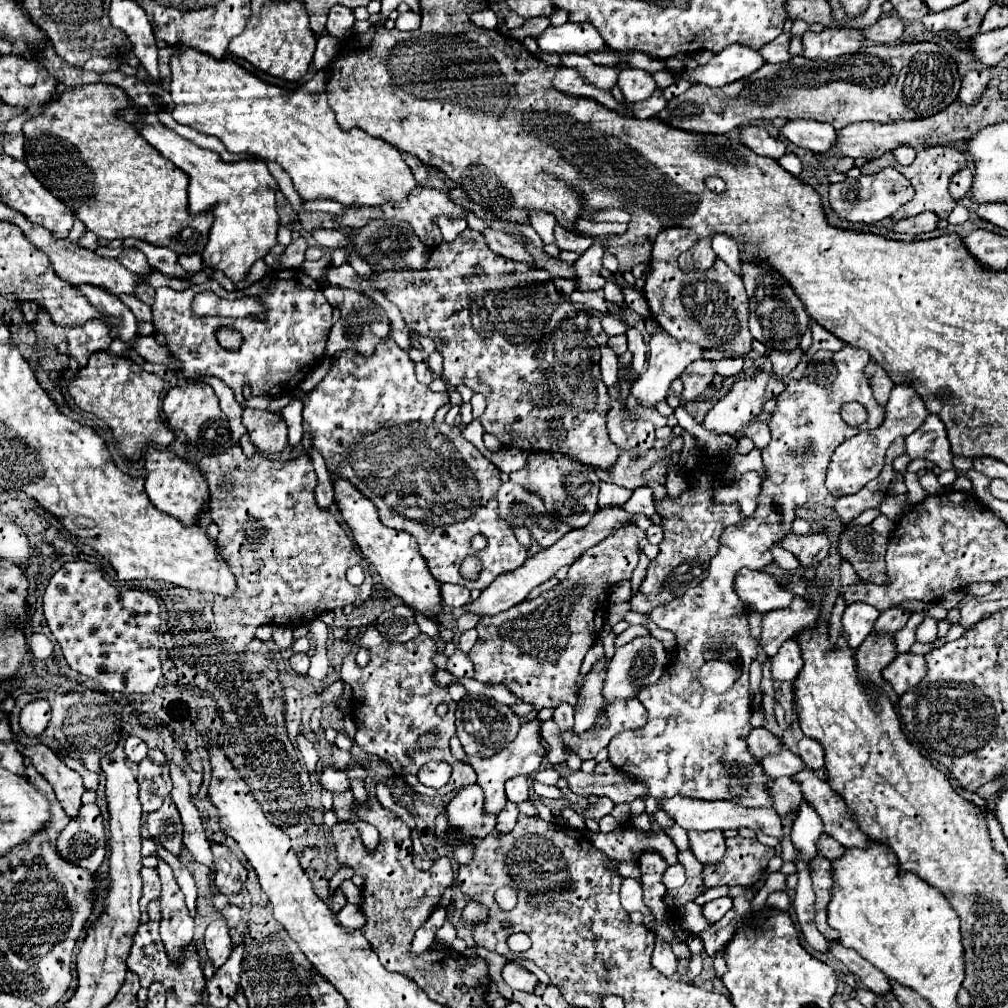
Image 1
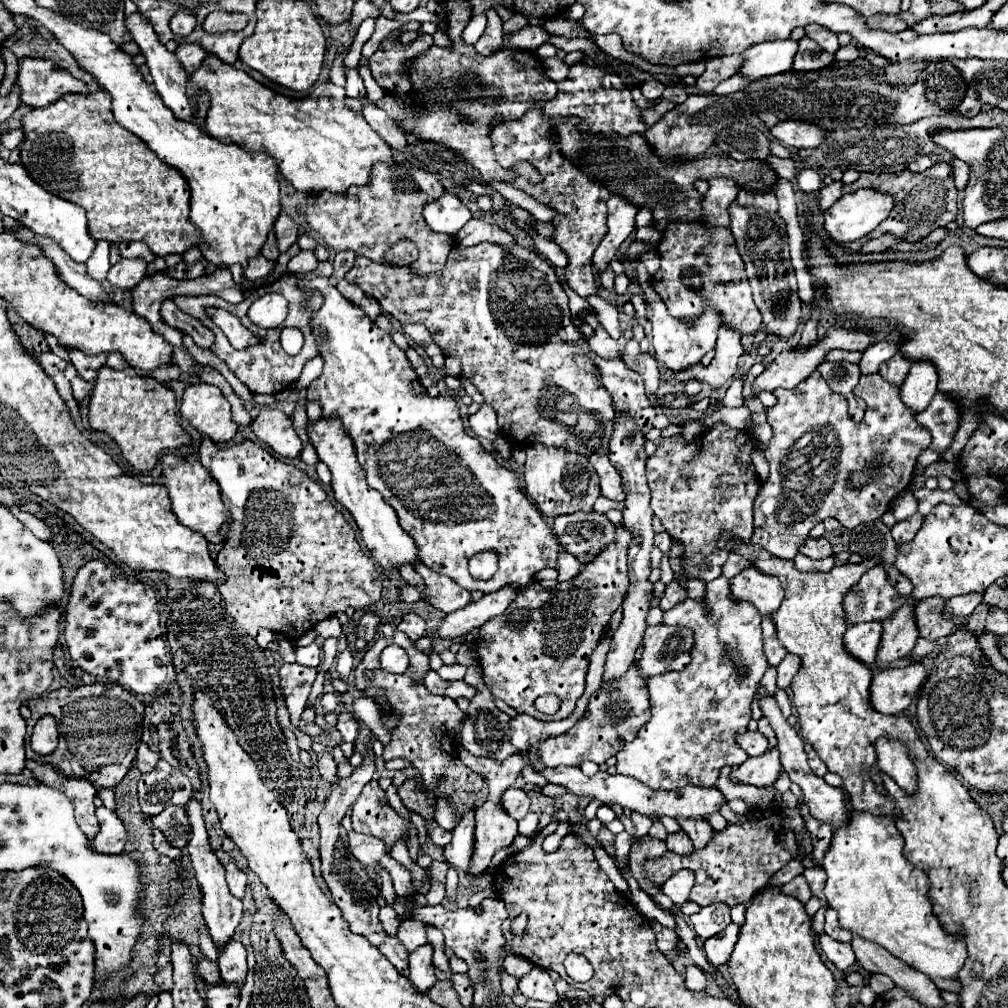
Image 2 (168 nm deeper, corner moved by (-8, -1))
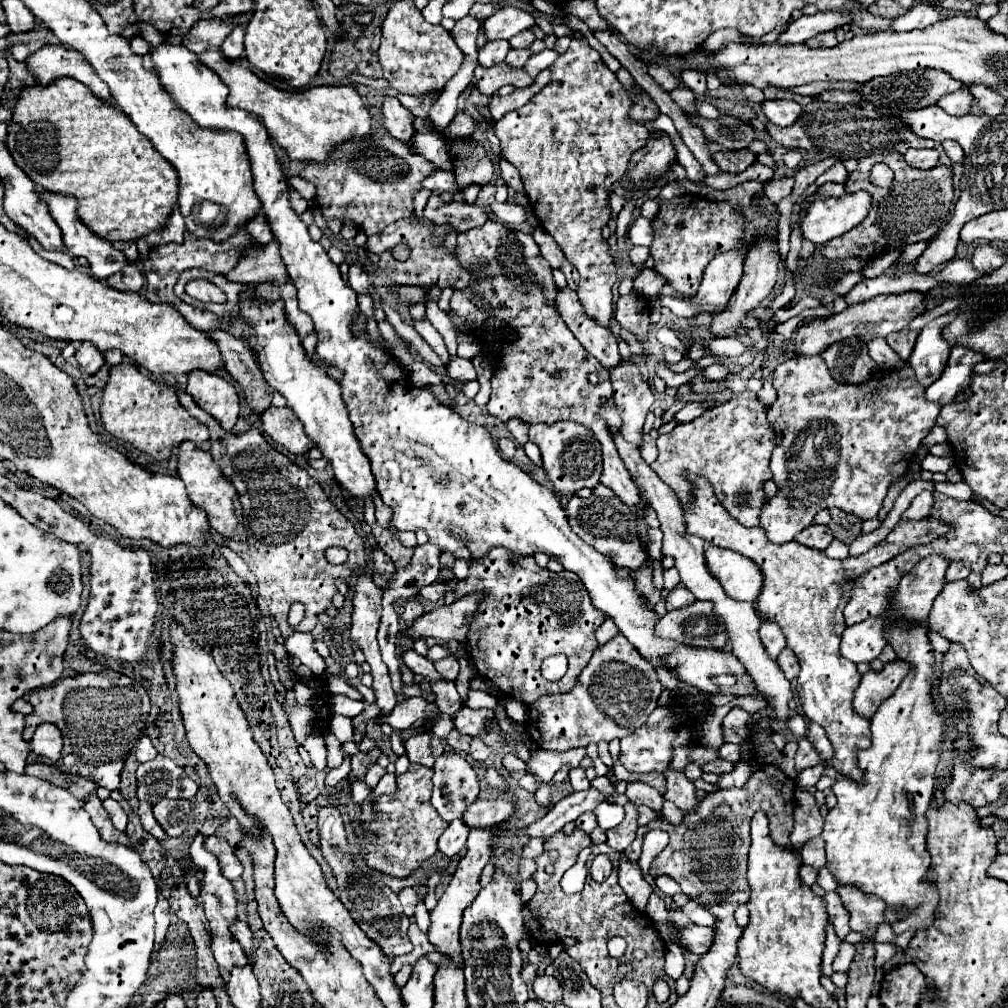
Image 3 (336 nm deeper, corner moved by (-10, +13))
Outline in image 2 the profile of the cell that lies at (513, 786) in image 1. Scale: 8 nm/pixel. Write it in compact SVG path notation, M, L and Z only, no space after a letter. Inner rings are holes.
M509 788L509 790L503 794L503 806L505 806L505 810L507 810L515 820L521 820L521 818L529 812L531 800L529 800L529 796L527 796L525 790L521 790L521 788Z

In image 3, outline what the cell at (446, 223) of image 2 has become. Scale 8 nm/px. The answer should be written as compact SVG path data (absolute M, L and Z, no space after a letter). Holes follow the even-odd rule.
M435 168L435 172L423 180L423 188L429 188L433 192L457 192L455 178L451 178L451 172L445 172L441 168Z

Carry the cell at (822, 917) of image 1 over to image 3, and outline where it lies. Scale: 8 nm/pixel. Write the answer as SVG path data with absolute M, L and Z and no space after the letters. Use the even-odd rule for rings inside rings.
M827 892L823 898L827 902L827 912L829 912L831 924L835 928L835 934L839 936L839 940L843 940L851 932L849 930L849 914L847 914L845 906L839 902L837 892Z

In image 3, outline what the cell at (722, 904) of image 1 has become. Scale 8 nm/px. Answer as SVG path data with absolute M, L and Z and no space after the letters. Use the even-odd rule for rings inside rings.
M689 900L681 910L685 912L685 916L687 916L693 924L699 924L699 926L711 926L711 924L715 922L713 916L711 916L705 908L701 908L697 902L693 902L693 900Z

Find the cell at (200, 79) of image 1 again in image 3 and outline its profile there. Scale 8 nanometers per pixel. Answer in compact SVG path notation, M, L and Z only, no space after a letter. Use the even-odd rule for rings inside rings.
M219 50L201 52L199 60L207 68L215 70L229 86L229 106L257 114L263 120L269 136L281 148L285 148L293 160L323 162L329 158L335 146L355 136L363 138L371 130L369 110L363 106L363 100L353 86L317 86L305 92L285 92L263 82L251 70L225 60Z

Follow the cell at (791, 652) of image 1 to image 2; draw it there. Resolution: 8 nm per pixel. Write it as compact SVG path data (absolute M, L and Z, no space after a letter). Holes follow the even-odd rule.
M787 654L783 658L783 662L777 666L777 686L779 688L789 688L793 676L799 672L801 668L801 658L797 654Z

